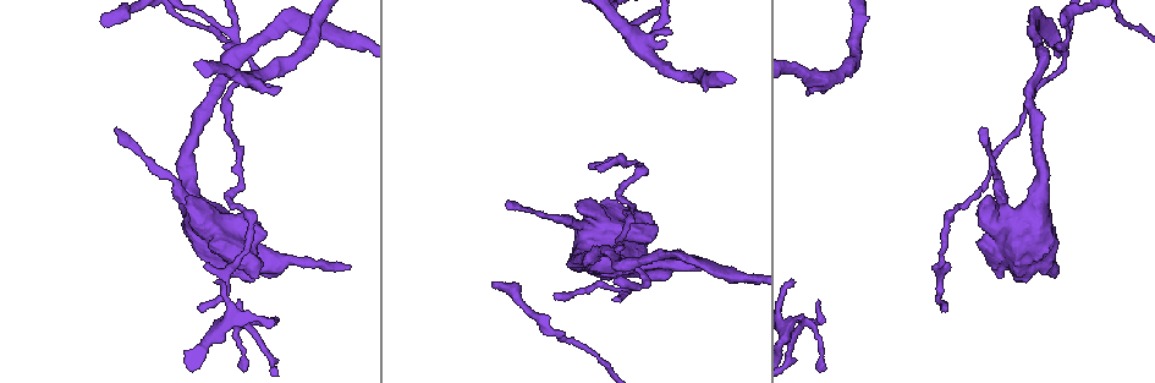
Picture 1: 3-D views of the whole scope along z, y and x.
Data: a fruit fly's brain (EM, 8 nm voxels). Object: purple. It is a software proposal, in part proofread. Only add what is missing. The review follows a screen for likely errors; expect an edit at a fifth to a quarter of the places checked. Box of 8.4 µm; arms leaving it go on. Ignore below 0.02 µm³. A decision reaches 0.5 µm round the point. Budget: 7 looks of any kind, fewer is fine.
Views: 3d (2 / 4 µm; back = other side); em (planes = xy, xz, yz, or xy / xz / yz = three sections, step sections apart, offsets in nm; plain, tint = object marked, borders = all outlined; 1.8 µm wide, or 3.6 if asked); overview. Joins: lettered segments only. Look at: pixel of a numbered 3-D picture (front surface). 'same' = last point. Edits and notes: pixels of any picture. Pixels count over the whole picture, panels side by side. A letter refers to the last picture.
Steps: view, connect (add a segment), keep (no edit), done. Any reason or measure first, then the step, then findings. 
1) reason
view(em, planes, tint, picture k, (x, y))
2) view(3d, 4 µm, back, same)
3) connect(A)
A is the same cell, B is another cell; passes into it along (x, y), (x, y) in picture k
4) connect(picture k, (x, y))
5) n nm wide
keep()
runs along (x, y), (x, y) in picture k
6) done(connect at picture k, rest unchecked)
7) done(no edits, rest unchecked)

tapers out
view(em, xy, step 8, tint, picture 1, (279, 88))

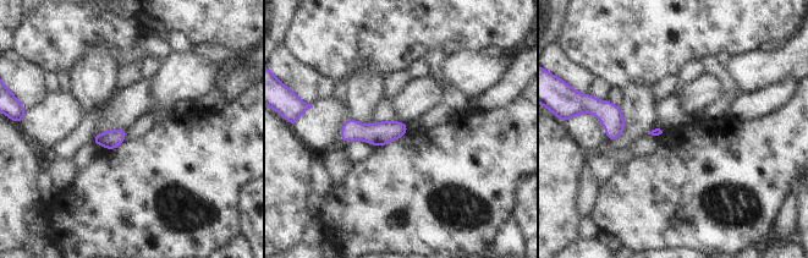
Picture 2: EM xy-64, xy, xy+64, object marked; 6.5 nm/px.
view(em, xy, step 8, borders, same)

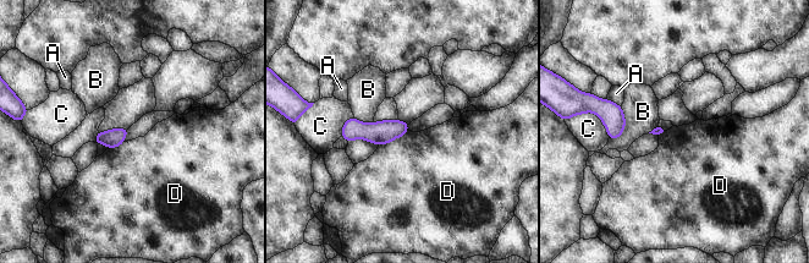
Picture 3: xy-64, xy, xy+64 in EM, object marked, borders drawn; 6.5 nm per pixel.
keep()
A, B, C and D are other cells; border along (408, 130), (402, 136), (379, 146) in picture 3; none of them fits

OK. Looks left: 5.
branch stops here
view(3d, 4 µm, picture 1, (494, 283))

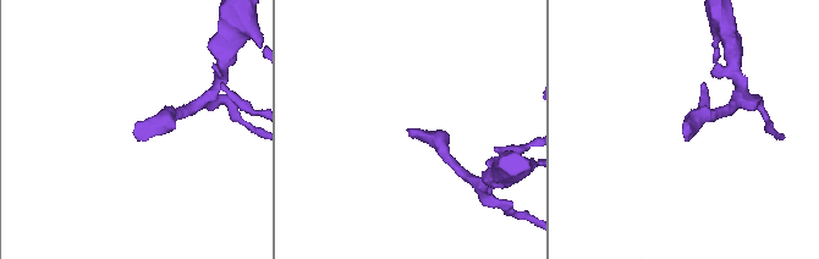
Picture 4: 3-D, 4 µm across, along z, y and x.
view(em, planes, borders, picture 4, (139, 140))

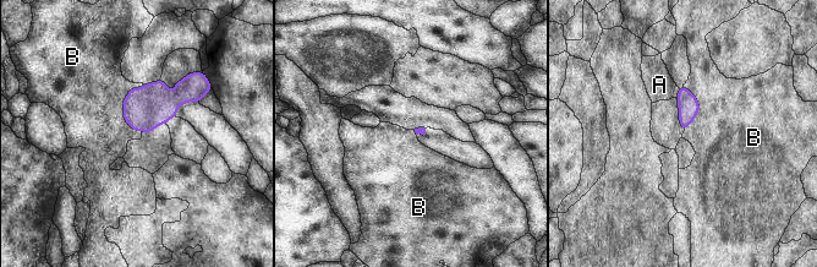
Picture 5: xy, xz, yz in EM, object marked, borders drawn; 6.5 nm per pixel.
keep()
A and B are other cells; border along (143, 85), (124, 98), (132, 131) in picture 5; no lettered segment goes on from it

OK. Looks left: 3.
view(em, xy, step 4, borders, picture 1, (610, 250))

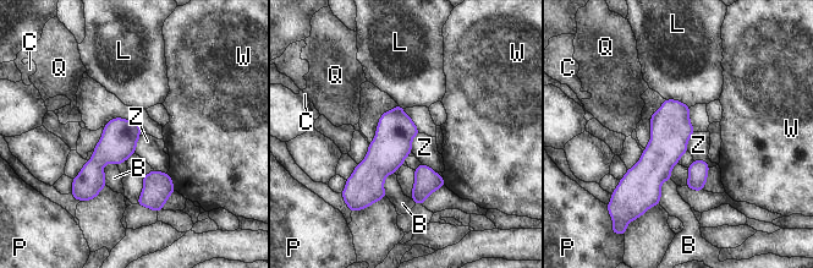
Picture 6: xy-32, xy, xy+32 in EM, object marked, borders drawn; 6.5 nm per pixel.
L touches over 180 nm
keep()
B, C, L, P, Q, W and Z are other cells; border along (418, 132), (412, 140), (411, 152) in picture 6; none of them fits

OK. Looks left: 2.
done(no edits, rest unchecked)

